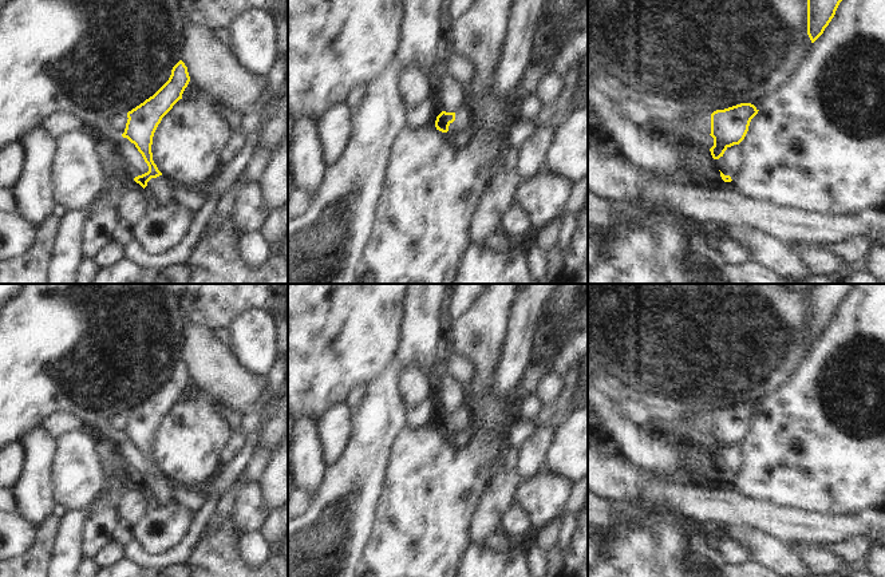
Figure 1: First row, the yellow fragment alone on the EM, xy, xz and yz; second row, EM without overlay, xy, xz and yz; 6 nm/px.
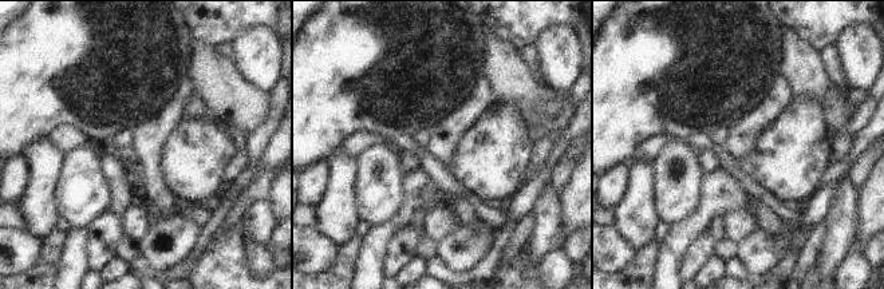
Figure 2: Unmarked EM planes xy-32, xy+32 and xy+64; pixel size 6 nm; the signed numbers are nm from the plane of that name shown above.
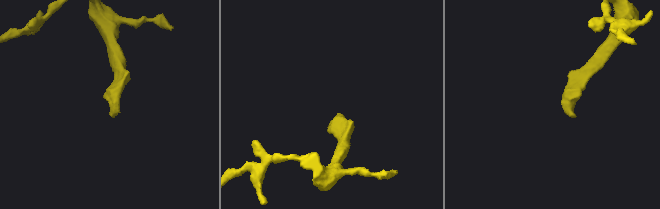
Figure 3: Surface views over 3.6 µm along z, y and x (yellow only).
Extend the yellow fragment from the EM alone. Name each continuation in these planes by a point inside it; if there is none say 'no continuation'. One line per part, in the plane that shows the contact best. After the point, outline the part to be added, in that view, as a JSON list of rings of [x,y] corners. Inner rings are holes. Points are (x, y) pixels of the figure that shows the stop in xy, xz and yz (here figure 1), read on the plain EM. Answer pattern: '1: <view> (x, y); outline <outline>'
1: xz (462, 419); outline [[[463,404],[455,411],[455,420],[450,423],[447,432],[461,431],[462,428],[467,427],[469,423],[470,423],[469,407]]]

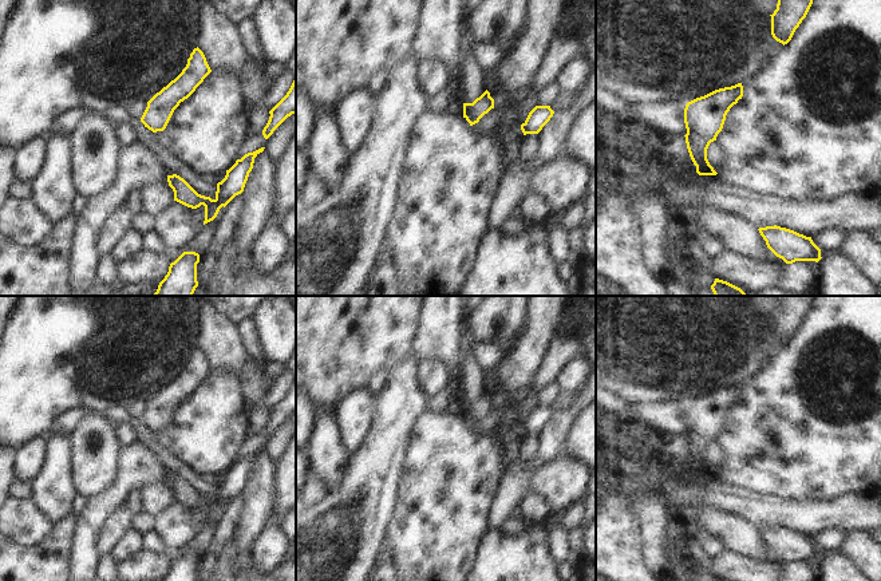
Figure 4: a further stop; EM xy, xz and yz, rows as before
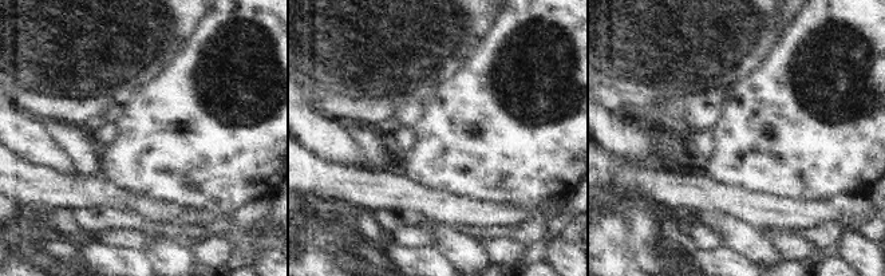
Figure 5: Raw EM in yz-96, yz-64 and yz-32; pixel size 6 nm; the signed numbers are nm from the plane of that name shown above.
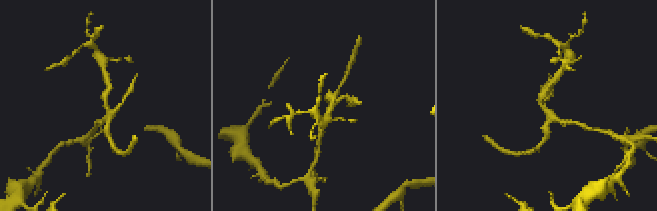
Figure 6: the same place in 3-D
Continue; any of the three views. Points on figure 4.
no continuation

